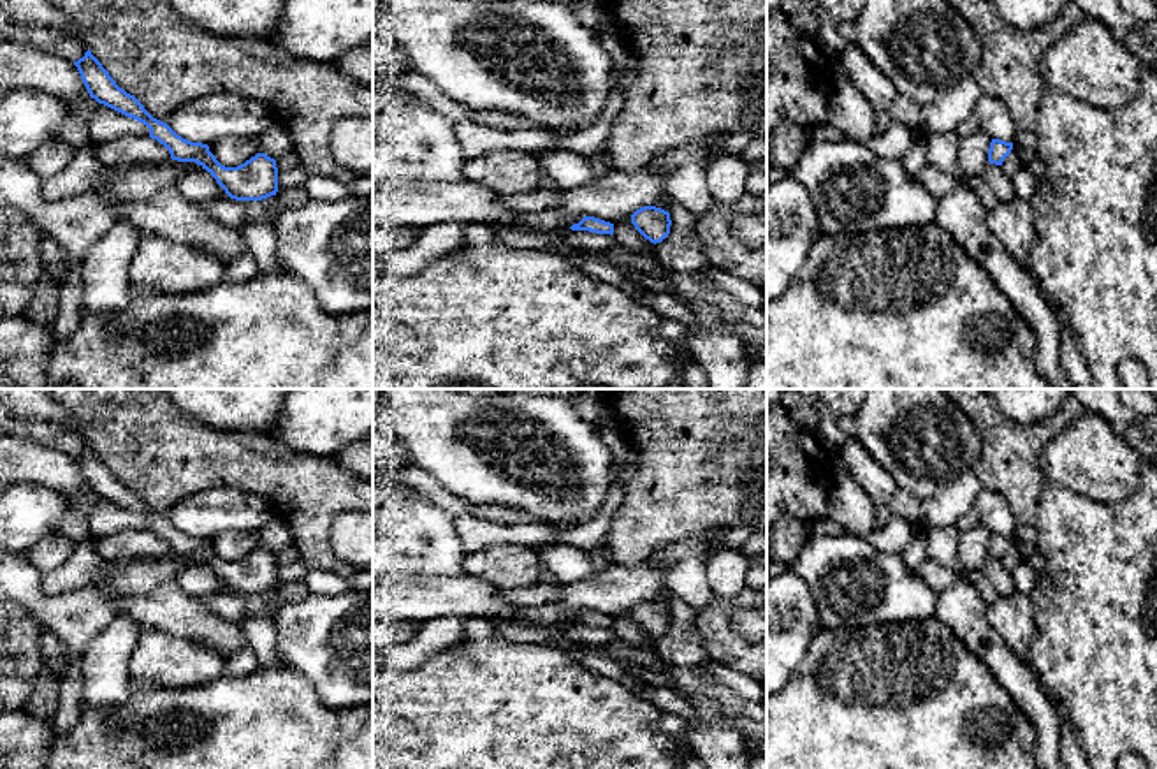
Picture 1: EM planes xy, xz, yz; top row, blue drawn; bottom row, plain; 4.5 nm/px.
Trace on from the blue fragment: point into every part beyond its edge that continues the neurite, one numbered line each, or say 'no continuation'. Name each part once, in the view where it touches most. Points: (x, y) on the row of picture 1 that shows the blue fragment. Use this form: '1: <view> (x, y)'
no continuation

